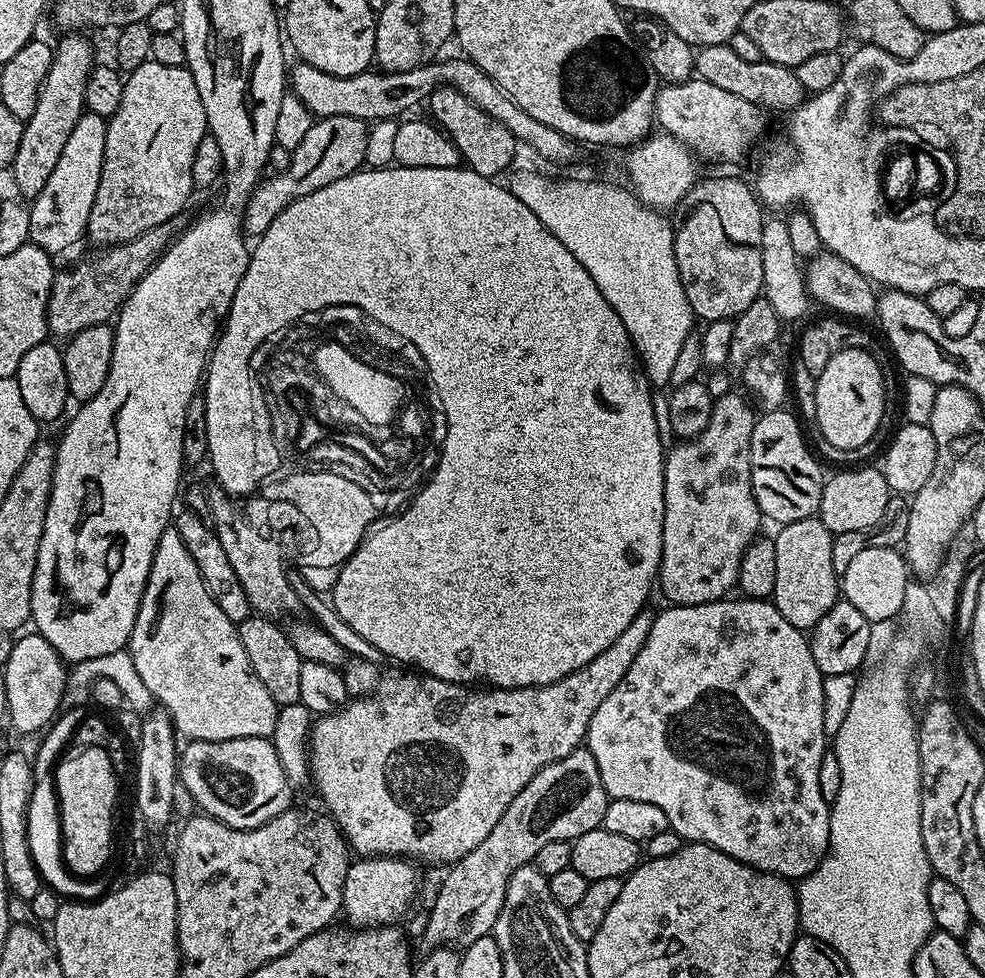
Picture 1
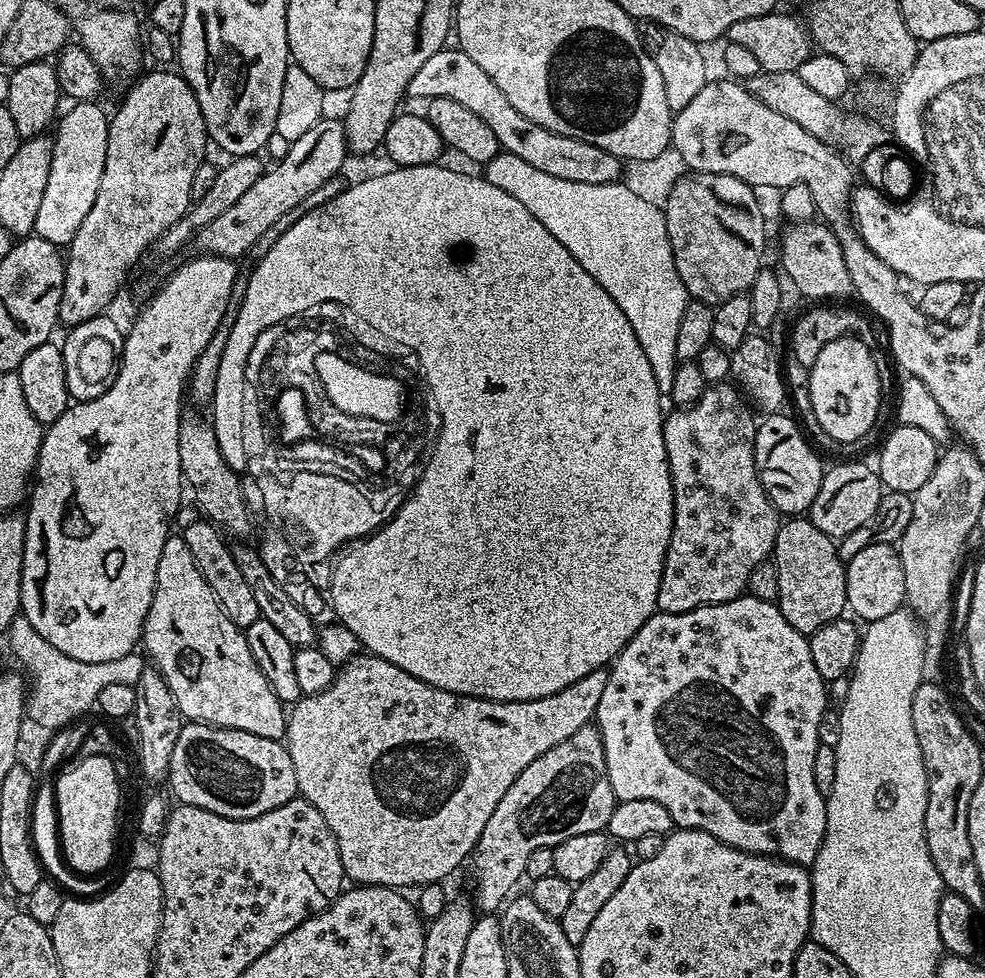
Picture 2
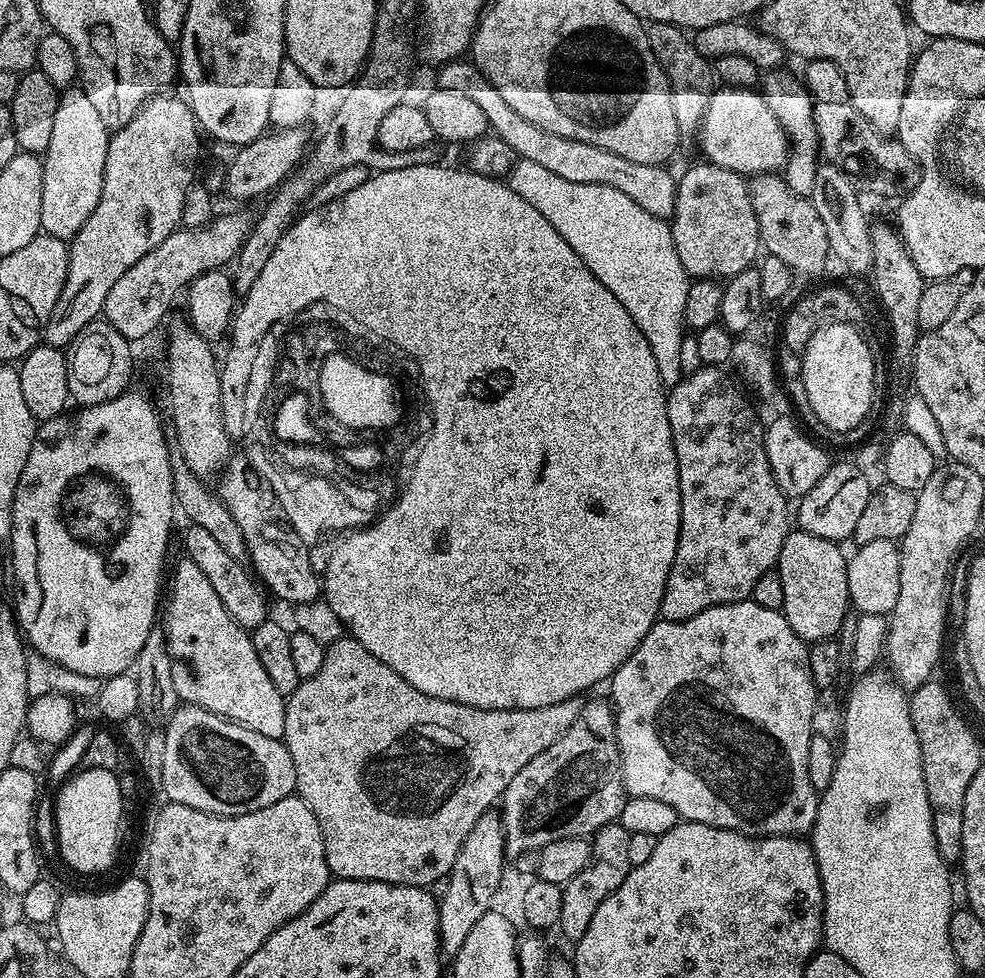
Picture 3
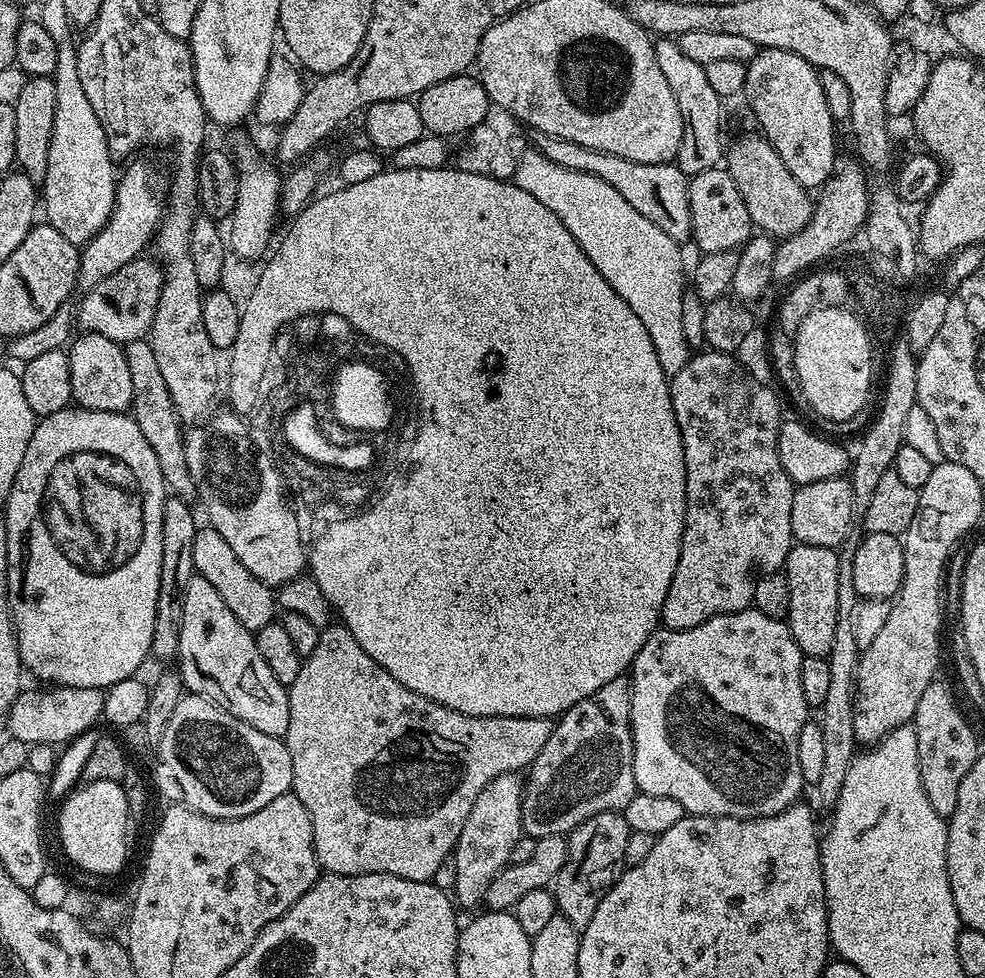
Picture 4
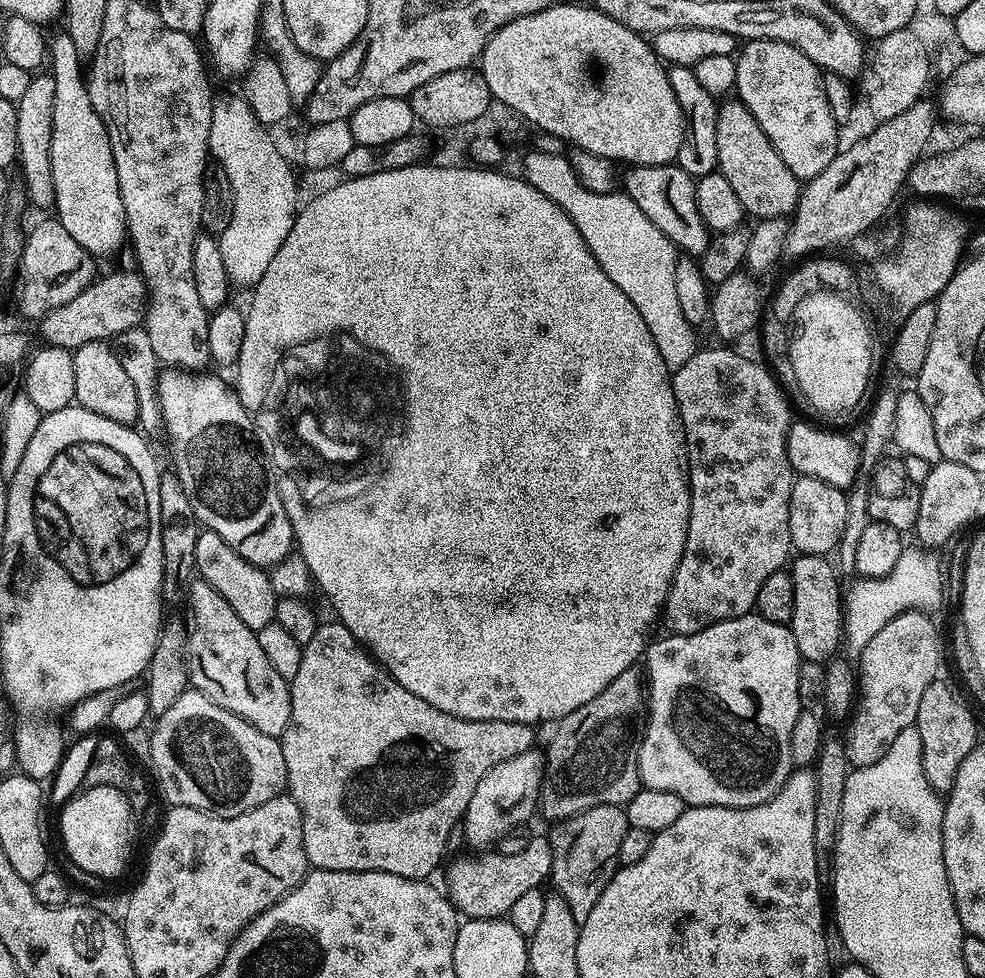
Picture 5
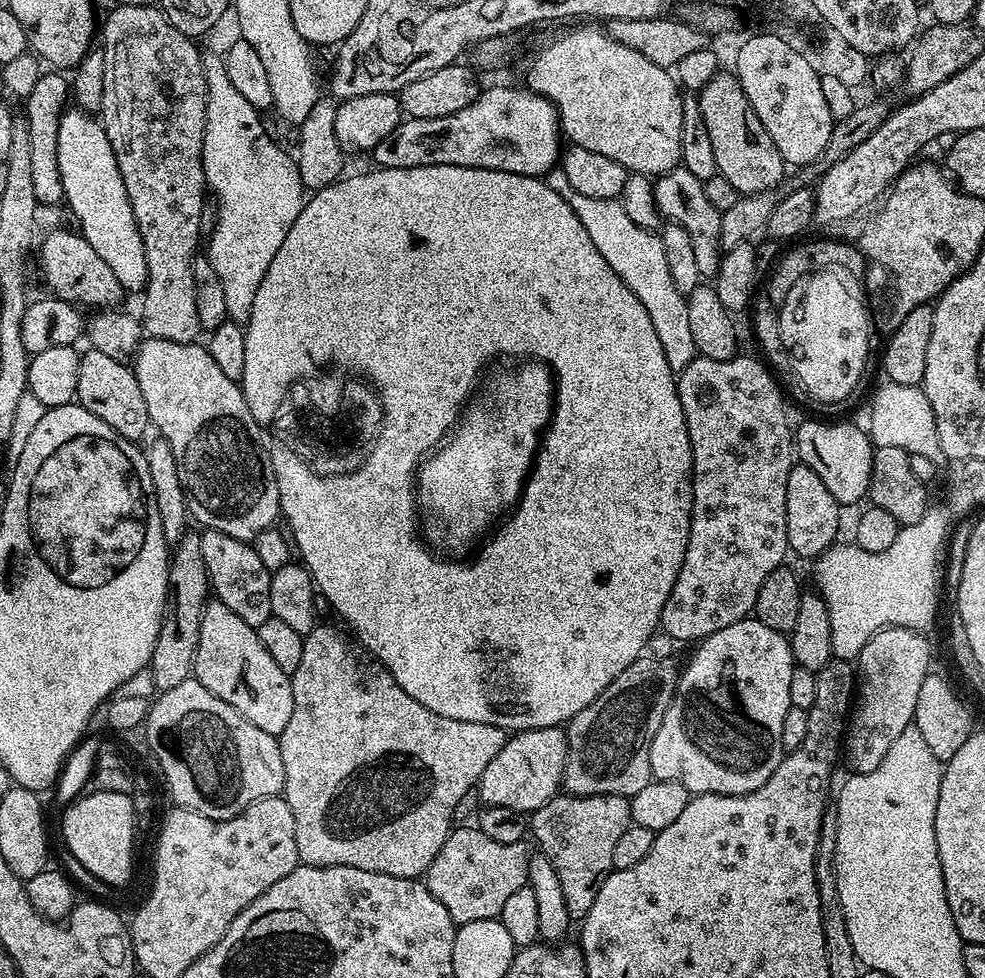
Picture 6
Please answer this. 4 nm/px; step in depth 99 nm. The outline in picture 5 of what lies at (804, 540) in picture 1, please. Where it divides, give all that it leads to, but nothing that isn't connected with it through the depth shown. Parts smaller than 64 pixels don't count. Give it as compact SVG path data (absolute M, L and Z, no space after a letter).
M800 554L790 564L794 582L794 618L790 625L794 634L794 646L798 646L801 660L823 665L839 653L836 651L841 651L844 639L844 605L839 580L841 577L833 561L832 564L830 561L831 559L822 556Z

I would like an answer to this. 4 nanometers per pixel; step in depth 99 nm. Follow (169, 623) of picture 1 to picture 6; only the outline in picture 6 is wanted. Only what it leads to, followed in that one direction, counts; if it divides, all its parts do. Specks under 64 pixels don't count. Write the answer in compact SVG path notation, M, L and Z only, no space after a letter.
M209 599L202 614L202 626L198 634L198 650L194 676L222 702L234 706L258 730L277 738L286 730L290 714L294 714L294 694L292 677L274 663L274 658L266 654L266 646L258 638L255 628L251 628L230 606L220 600Z

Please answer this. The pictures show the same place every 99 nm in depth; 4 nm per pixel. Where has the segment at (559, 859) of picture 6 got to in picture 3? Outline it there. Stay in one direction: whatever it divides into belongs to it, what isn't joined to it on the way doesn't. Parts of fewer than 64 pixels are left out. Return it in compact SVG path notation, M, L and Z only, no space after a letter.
M619 822L602 826L591 837L592 856L588 860L588 865L584 867L582 874L578 874L571 882L563 885L564 901L558 932L561 932L569 942L580 940L582 934L586 934L598 906L602 906L606 897L614 890L618 890L618 886L622 886L630 867L628 834Z

